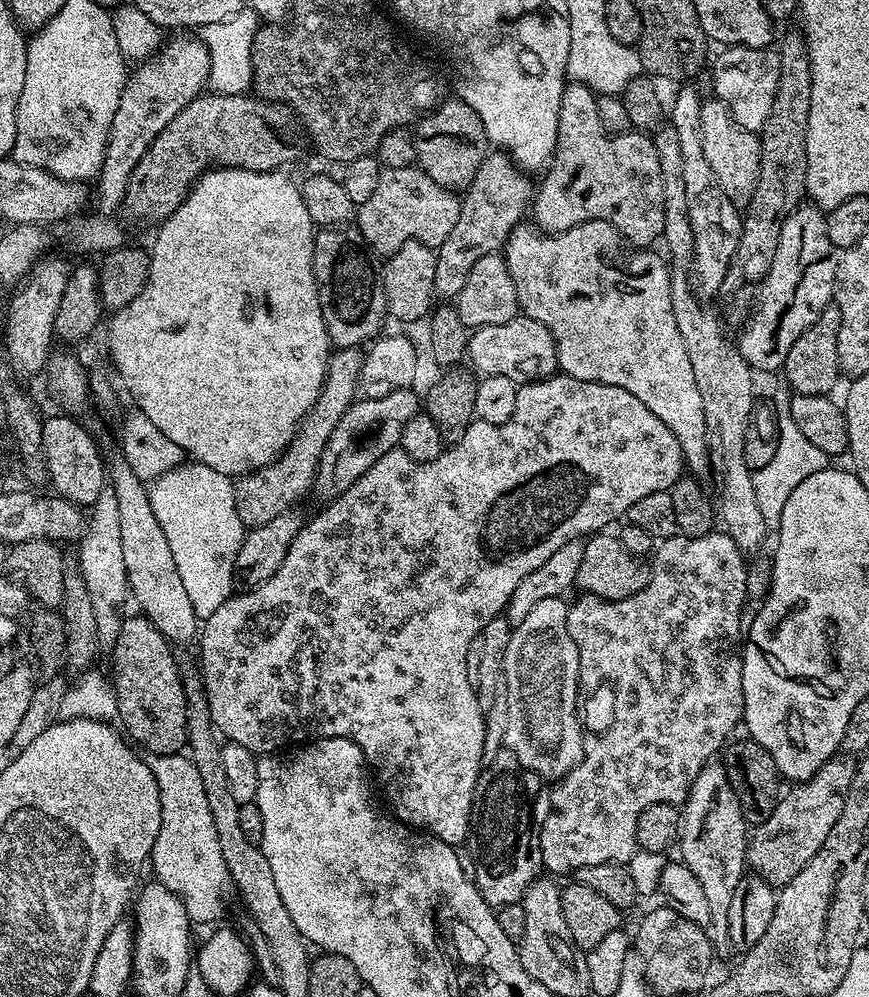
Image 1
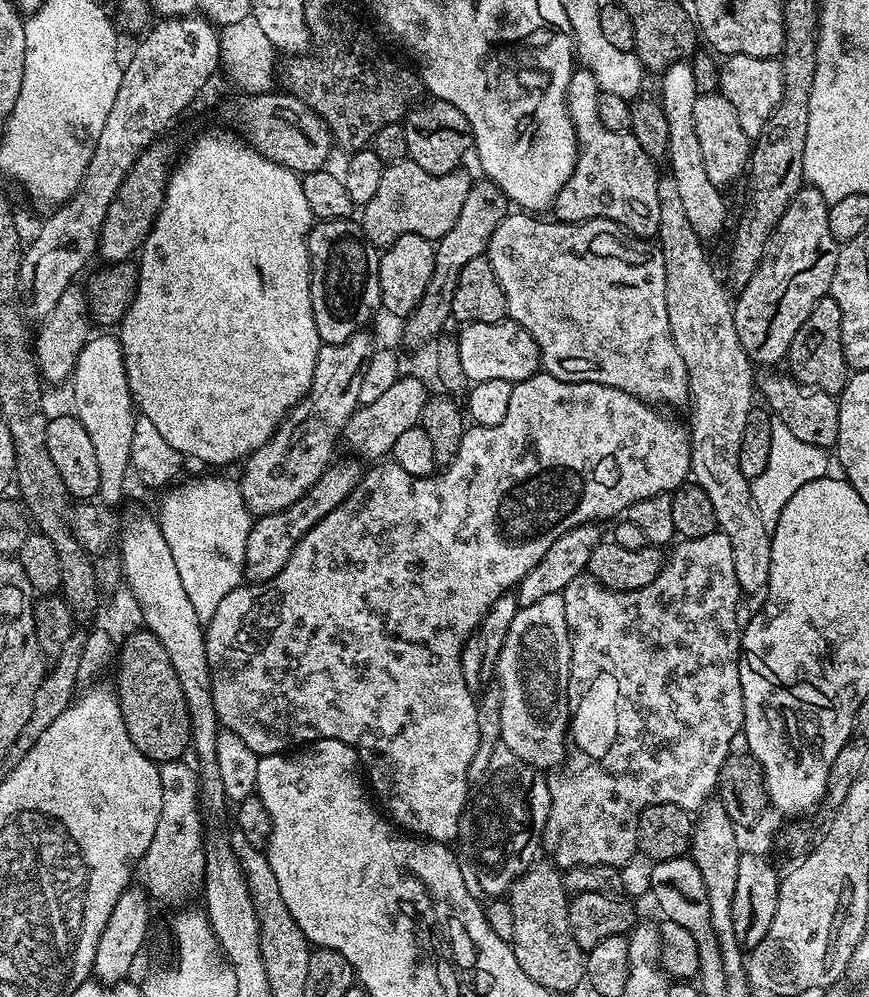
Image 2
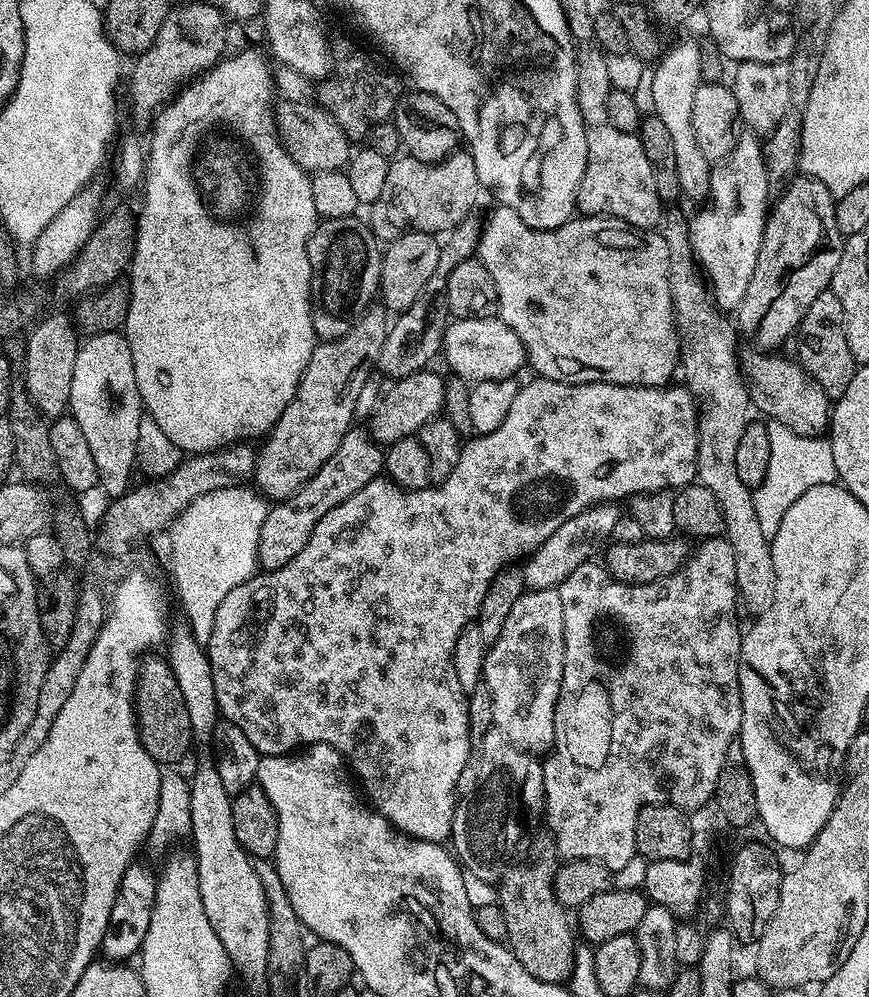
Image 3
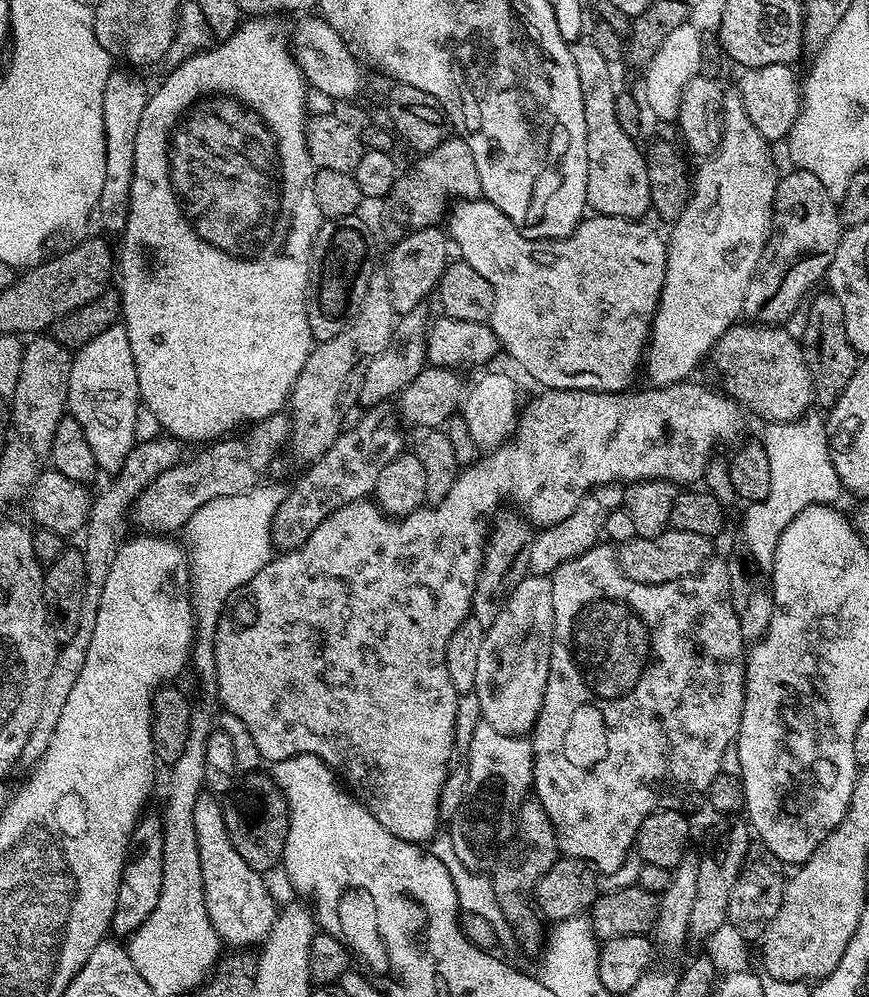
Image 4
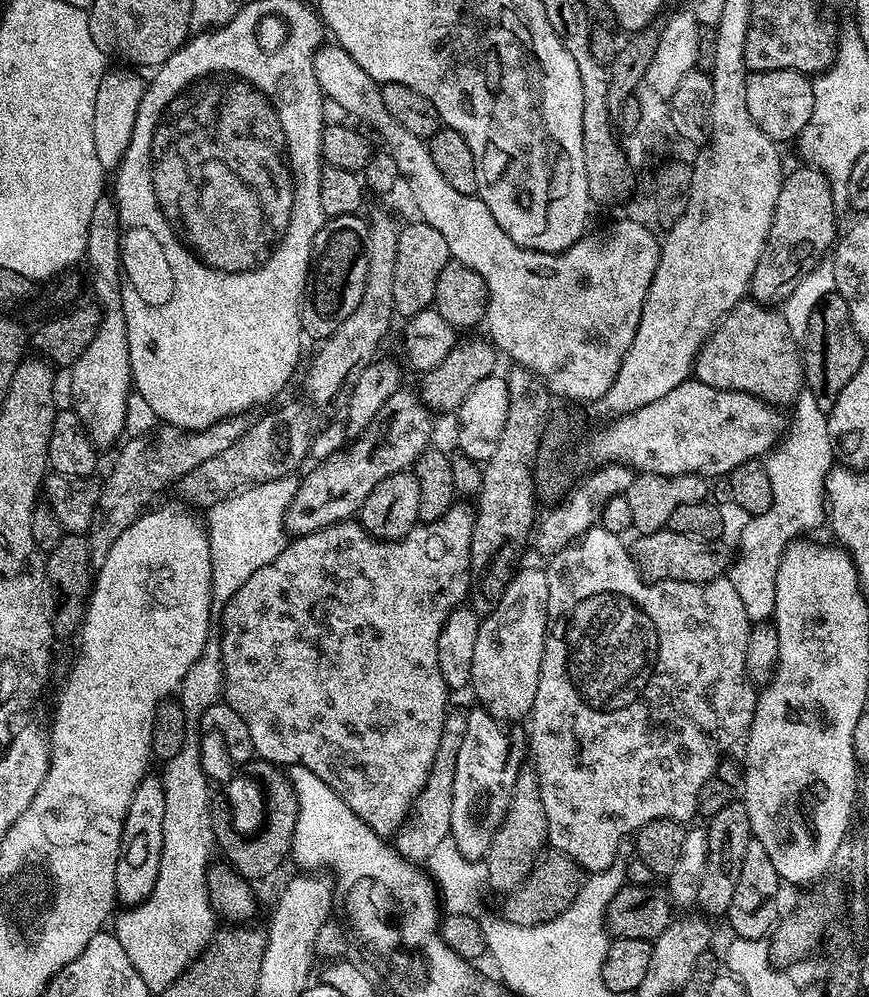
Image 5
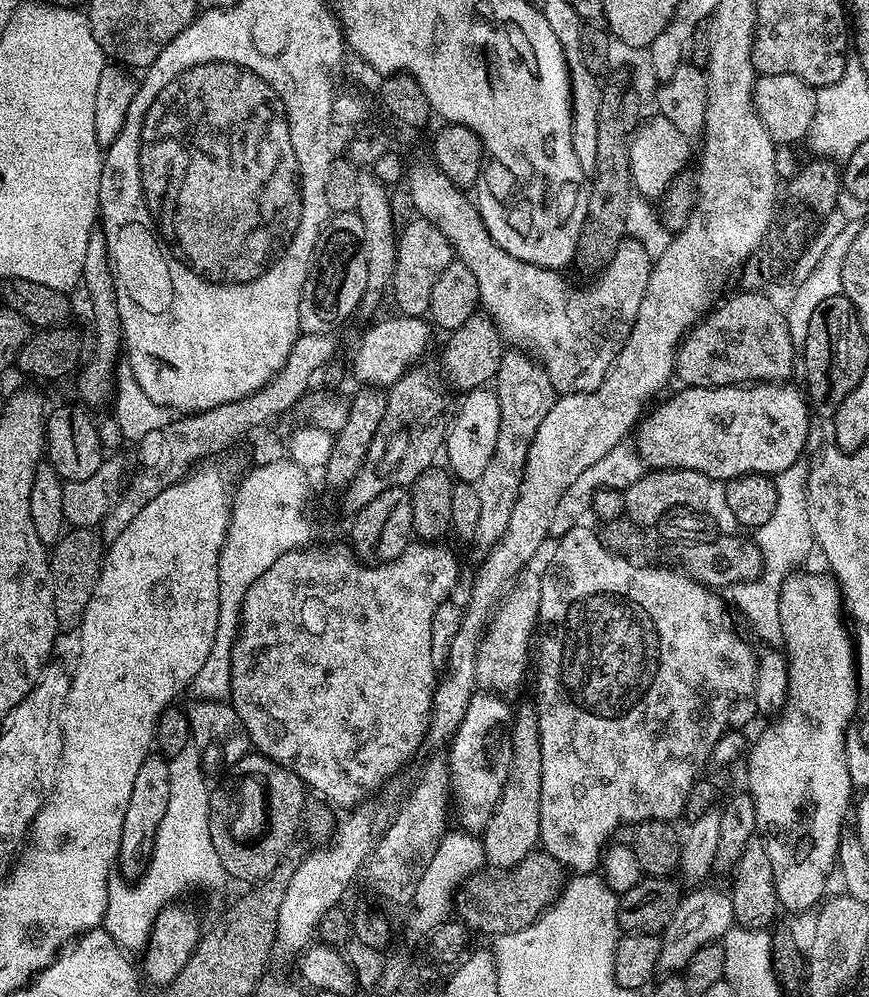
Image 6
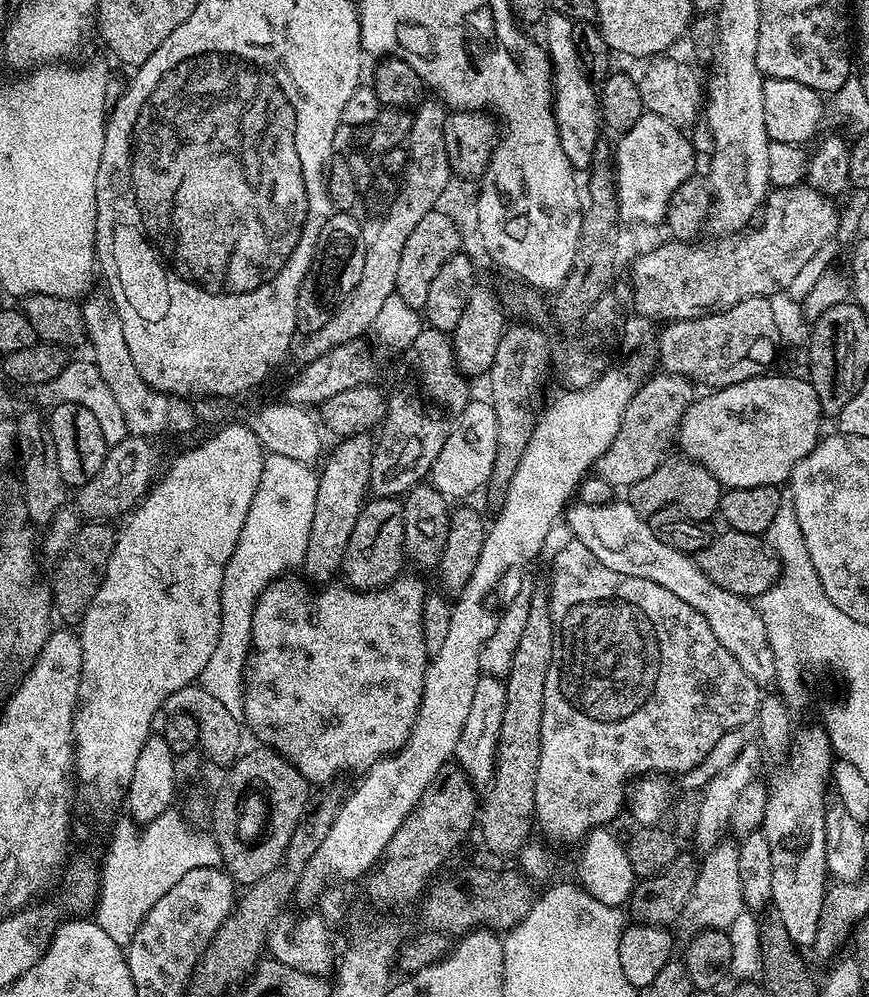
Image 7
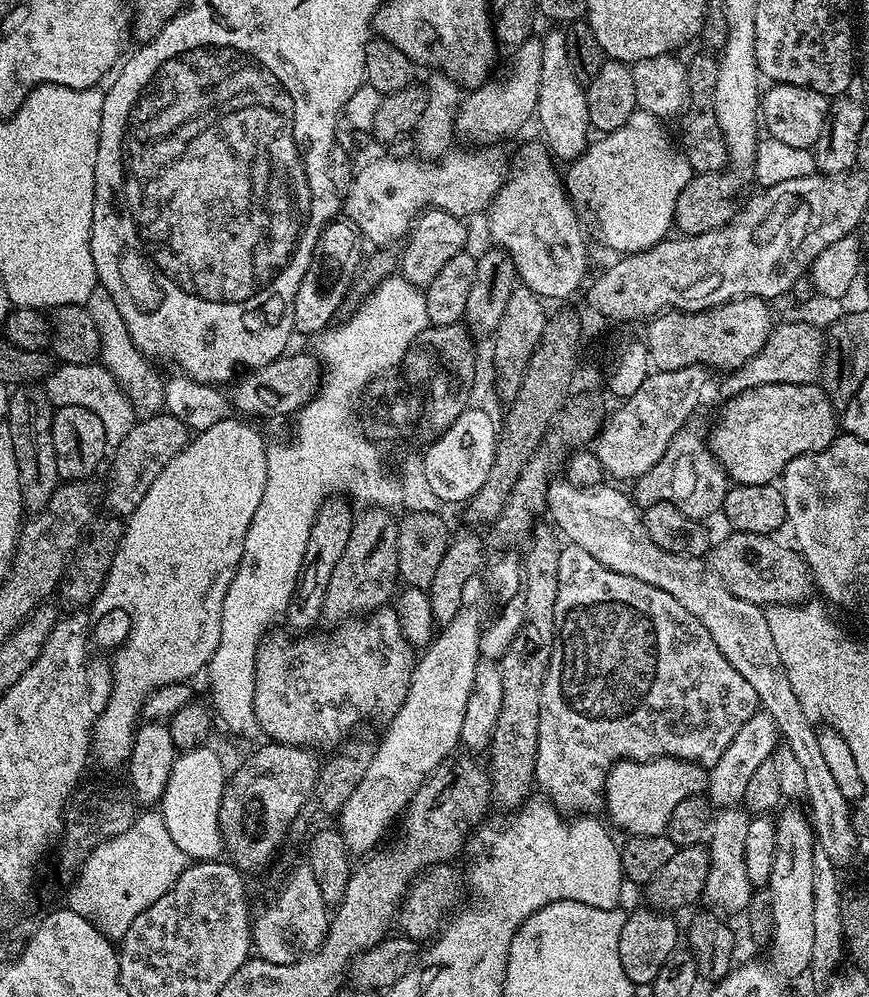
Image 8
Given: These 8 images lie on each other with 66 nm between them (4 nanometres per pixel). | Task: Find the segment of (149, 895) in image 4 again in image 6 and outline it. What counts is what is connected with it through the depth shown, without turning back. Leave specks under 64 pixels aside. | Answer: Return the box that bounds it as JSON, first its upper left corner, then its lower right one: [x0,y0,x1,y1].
[118,754,170,878]

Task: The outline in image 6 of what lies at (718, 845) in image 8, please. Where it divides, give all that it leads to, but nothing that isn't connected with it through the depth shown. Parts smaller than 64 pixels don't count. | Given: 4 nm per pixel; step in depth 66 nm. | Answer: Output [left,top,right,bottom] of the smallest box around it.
[660,886,734,974]

